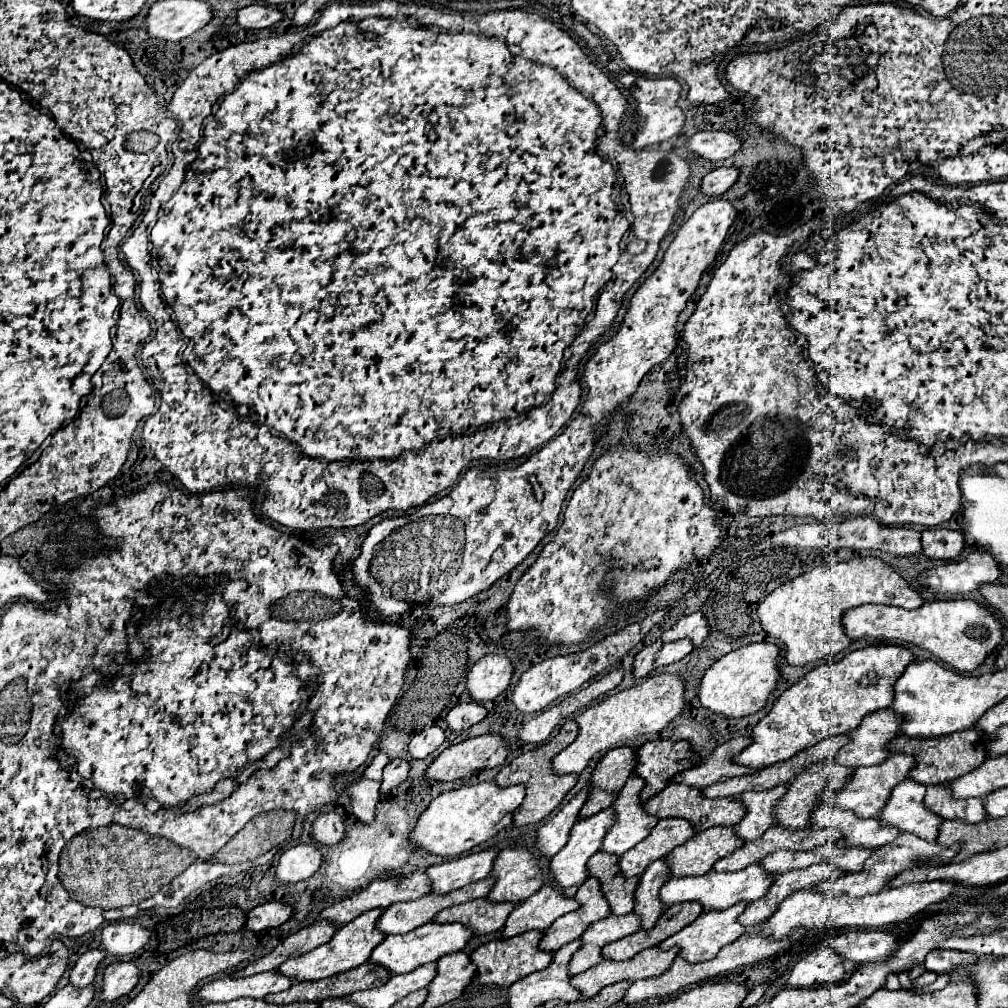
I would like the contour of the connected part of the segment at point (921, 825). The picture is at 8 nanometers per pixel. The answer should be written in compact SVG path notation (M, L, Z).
M914 780L900 782L898 788L892 790L890 800L886 800L886 806L880 812L880 822L890 824L898 830L912 832L926 842L934 842L942 818L934 816L934 812L922 804L924 794L924 784L918 784Z

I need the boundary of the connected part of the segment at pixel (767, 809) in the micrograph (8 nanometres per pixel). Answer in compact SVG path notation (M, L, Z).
M774 786L770 790L762 790L762 792L740 792L738 796L732 796L734 800L742 802L742 806L746 808L746 816L744 820L740 820L738 824L732 826L734 834L748 842L748 840L756 840L760 838L770 826L774 826L774 816L772 816L772 806L776 804L776 800L786 792L786 786Z

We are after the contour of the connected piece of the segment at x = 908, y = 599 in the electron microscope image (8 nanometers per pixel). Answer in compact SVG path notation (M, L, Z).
M852 558L848 562L834 562L818 566L794 580L778 586L758 606L758 618L766 634L778 638L784 648L784 658L792 666L804 666L828 654L836 654L850 644L844 636L840 618L844 610L862 604L888 604L906 610L922 606L922 598L914 592L902 576L898 576L880 558Z

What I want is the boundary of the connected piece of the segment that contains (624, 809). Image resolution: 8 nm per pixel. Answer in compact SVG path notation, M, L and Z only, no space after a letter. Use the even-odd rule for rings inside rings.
M630 776L630 780L618 792L612 808L618 812L618 820L614 820L610 832L606 832L606 840L602 840L602 850L610 854L624 854L634 844L642 842L648 832L654 828L658 818L642 812L642 804L638 794L642 790L644 780L638 776Z

